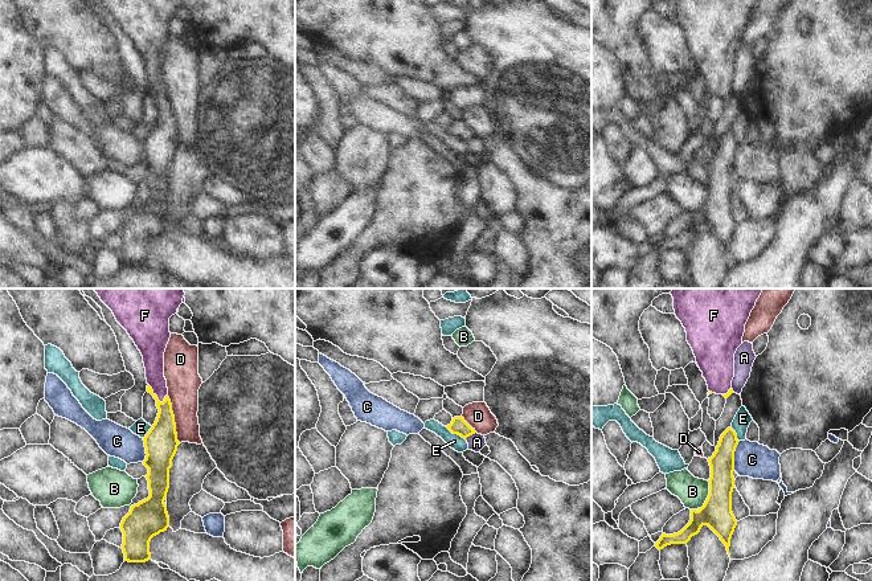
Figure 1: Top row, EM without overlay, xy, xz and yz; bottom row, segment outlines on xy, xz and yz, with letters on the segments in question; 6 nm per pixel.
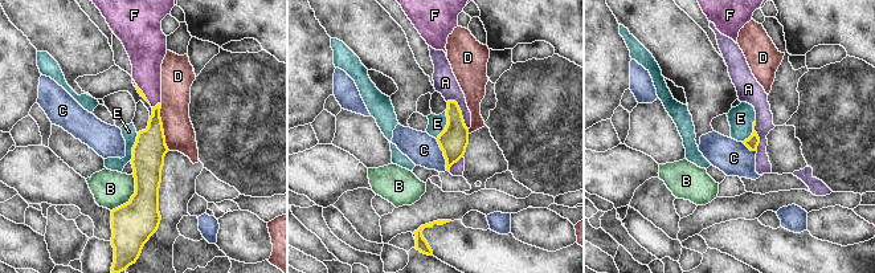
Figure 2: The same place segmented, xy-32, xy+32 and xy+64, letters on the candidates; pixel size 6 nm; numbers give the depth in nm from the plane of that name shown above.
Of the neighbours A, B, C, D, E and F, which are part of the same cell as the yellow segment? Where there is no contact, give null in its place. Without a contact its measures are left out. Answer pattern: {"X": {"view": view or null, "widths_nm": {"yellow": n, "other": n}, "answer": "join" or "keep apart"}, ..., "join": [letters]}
{"A": {"view": "xz", "widths_nm": {"yellow": 100, "other": 100}, "answer": "keep apart"}, "B": {"view": "yz", "widths_nm": {"yellow": 190, "other": 180}, "answer": "keep apart"}, "C": {"view": "yz", "widths_nm": {"yellow": 160, "other": 220}, "answer": "keep apart"}, "D": {"view": "xy", "widths_nm": {"yellow": 200, "other": 200}, "answer": "keep apart"}, "E": {"view": "xz", "widths_nm": {"yellow": 100, "other": 90}, "answer": "keep apart"}, "F": {"view": "xy", "widths_nm": {"yellow": 160, "other": 140}, "answer": "join"}, "join": ["F"]}

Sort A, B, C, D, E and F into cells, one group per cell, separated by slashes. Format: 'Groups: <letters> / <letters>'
Groups: A / B / C / D / E / F.

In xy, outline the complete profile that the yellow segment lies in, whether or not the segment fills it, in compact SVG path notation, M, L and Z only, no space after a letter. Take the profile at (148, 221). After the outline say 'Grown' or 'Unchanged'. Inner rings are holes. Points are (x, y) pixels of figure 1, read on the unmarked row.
M184 0L99 1L140 54L147 95L153 99L159 112L155 127L143 142L150 200L131 209L120 226L124 265L146 266L151 263L151 242L169 230L164 204L169 192L169 172L180 146L164 81L164 56L171 41L169 21L177 17Z. Grown.

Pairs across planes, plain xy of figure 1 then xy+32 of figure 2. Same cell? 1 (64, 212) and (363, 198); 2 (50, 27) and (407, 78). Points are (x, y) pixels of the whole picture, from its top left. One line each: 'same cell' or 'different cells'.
1: same cell
2: same cell

